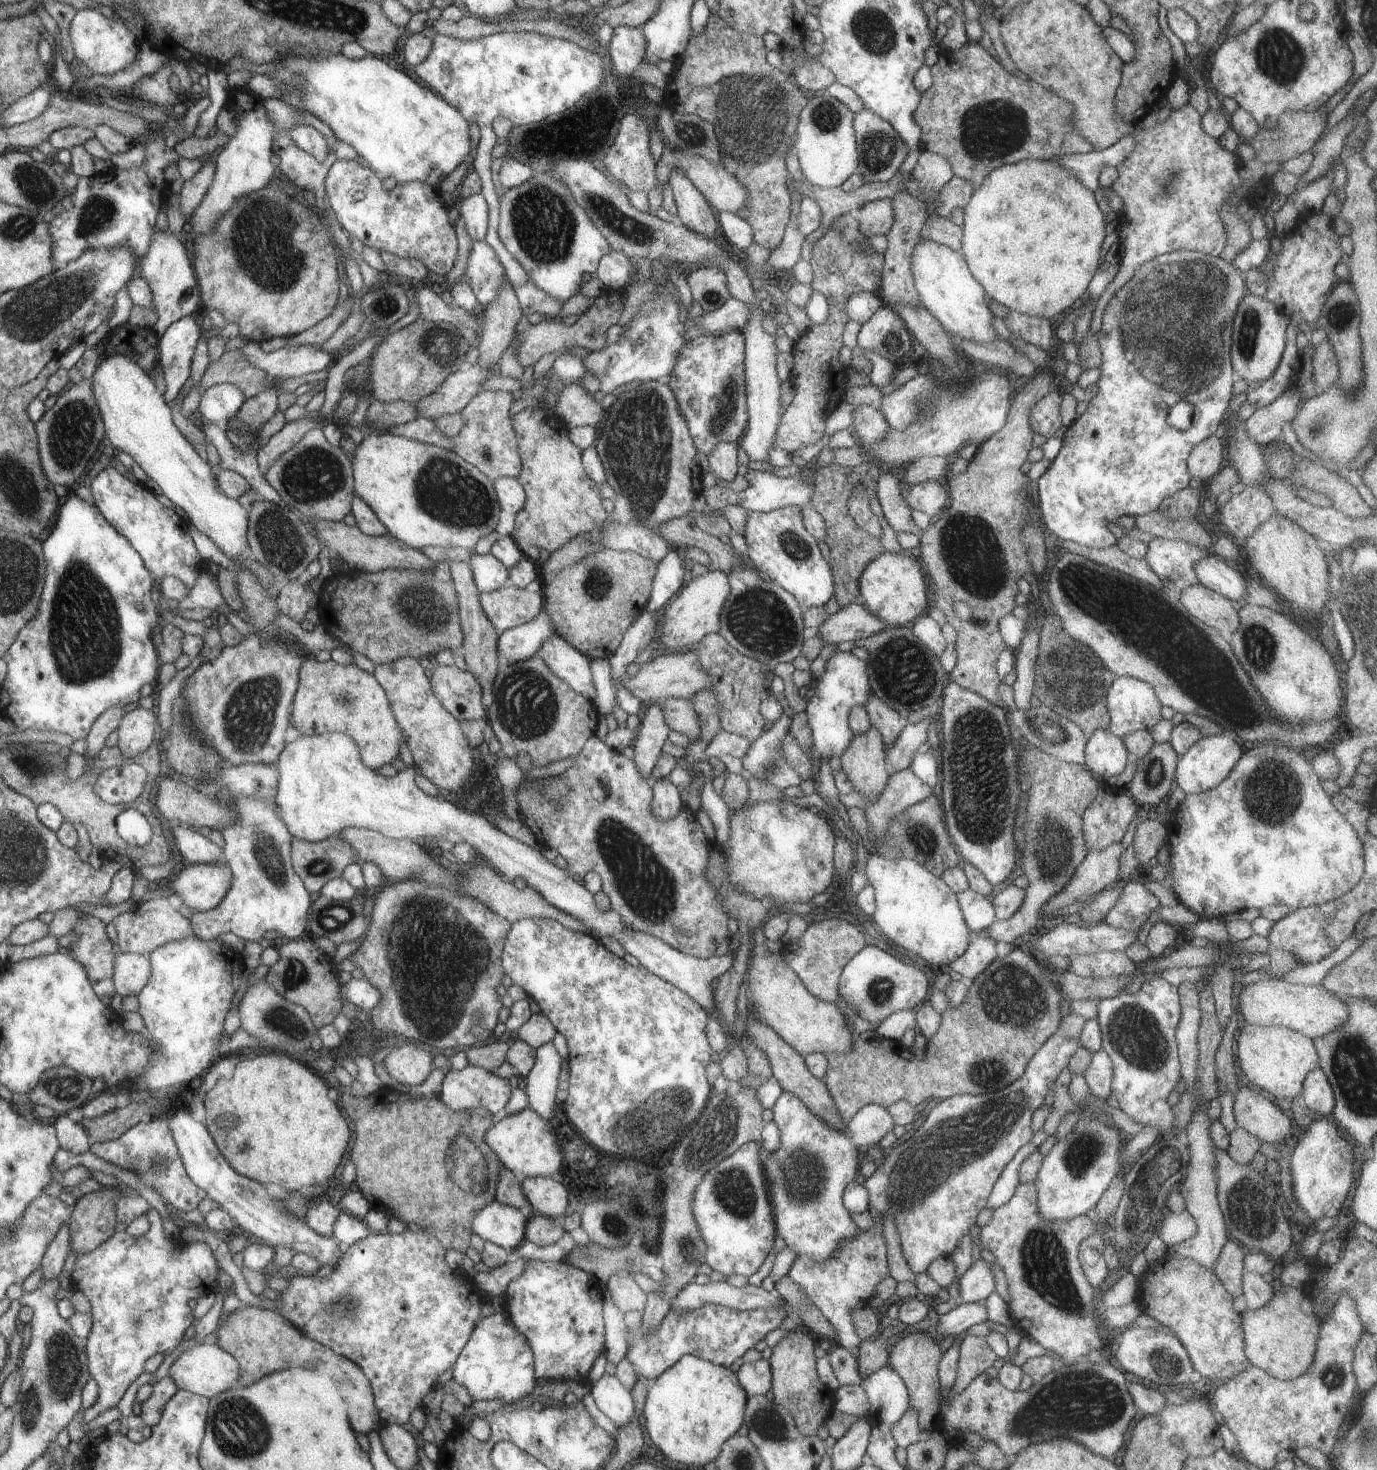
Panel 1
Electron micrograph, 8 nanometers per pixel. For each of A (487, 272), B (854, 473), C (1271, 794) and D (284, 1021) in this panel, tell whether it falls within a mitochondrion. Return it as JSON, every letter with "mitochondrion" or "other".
{"A":"other","B":"other","C":"mitochondrion","D":"mitochondrion"}

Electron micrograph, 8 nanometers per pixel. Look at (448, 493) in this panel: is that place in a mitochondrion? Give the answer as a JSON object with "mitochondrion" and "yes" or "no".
{"mitochondrion":"yes"}

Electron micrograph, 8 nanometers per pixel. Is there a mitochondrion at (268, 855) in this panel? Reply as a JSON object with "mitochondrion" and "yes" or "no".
{"mitochondrion":"yes"}

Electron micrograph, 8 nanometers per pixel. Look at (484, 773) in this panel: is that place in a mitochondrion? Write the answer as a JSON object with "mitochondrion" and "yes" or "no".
{"mitochondrion":"no"}

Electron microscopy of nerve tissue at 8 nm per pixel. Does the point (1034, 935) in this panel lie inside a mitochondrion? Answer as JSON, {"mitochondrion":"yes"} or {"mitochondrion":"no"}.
{"mitochondrion":"no"}

